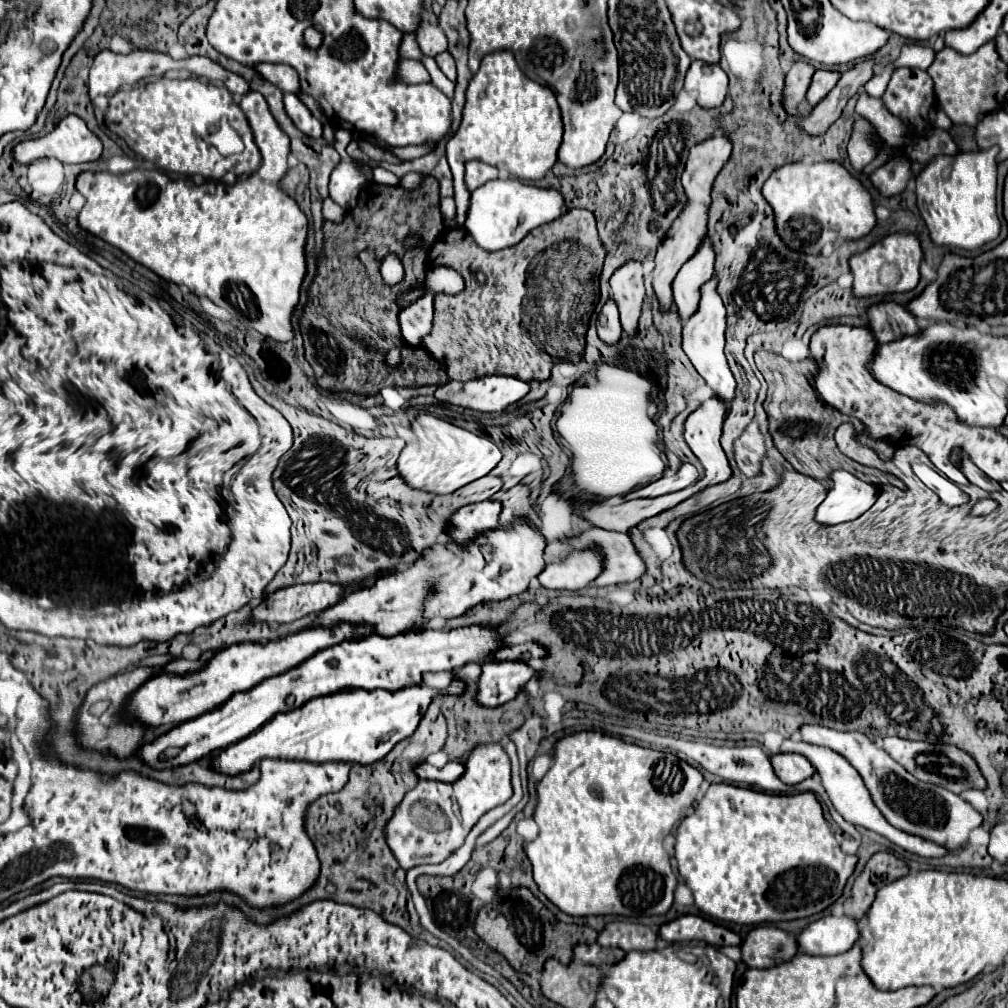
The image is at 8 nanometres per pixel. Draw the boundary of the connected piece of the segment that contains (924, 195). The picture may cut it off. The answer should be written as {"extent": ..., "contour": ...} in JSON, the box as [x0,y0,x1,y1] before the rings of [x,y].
{"extent":[916,147,1000,251],"contour":[[[996,147],[988,151],[980,149],[978,153],[958,153],[954,157],[940,155],[932,159],[916,177],[918,209],[934,245],[972,251],[994,241],[1000,235],[1000,219],[996,213],[996,155],[998,155]]]}

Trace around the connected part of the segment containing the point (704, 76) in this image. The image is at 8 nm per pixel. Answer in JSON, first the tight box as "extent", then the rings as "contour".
{"extent":[686,61,728,109],"contour":[[[692,61],[686,73],[686,91],[696,93],[696,103],[704,109],[720,107],[728,93],[728,75],[720,65]]]}

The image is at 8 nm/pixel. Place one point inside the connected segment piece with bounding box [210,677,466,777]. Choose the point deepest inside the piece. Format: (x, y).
(361, 727)

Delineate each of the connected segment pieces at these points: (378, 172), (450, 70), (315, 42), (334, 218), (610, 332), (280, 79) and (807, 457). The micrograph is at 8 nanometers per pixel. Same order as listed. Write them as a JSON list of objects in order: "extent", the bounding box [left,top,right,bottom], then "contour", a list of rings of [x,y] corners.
[{"extent":[374,169,398,185],"contour":[[[374,169],[374,181],[376,183],[382,183],[382,185],[396,185],[398,183],[398,177],[392,175],[390,171],[384,171],[384,169]]]},{"extent":[434,51,456,83],"contour":[[[444,51],[444,53],[436,55],[434,59],[436,59],[438,67],[442,69],[442,73],[444,73],[452,83],[456,83],[456,67],[454,67],[454,59],[452,59],[452,55],[450,55],[448,51]]]},{"extent":[304,27,322,49],"contour":[[[308,27],[304,31],[304,43],[306,43],[308,49],[318,49],[322,45],[322,33],[314,27]]]},{"extent":[322,197,346,223],"contour":[[[326,197],[326,199],[324,199],[322,213],[324,213],[324,217],[326,217],[328,221],[332,221],[332,223],[342,223],[342,221],[344,221],[344,213],[346,213],[346,211],[344,211],[338,203],[334,203],[330,197]]]},{"extent":[598,299,622,345],"contour":[[[610,299],[600,315],[598,315],[598,337],[602,343],[606,345],[616,345],[622,337],[622,327],[620,327],[620,319],[618,319],[618,309],[616,309],[616,303]]]},{"extent":[254,63,298,93],"contour":[[[256,63],[254,69],[272,85],[280,87],[284,93],[298,93],[298,75],[288,65],[276,65],[276,63]]]},{"extent":[754,351,906,489],"contour":[[[756,351],[754,361],[756,361],[756,367],[760,369],[760,373],[764,375],[768,387],[772,387],[768,399],[764,401],[764,409],[770,419],[770,433],[774,437],[776,447],[786,455],[786,459],[792,463],[792,467],[798,473],[804,473],[808,477],[822,481],[822,479],[830,479],[832,471],[844,469],[872,485],[894,485],[898,489],[906,489],[906,485],[898,477],[894,477],[890,473],[882,473],[878,469],[864,467],[860,463],[854,463],[852,459],[848,459],[846,455],[840,453],[840,449],[836,447],[836,441],[834,441],[834,433],[842,423],[854,425],[856,419],[842,415],[838,409],[830,407],[828,403],[824,403],[818,397],[814,385],[812,385],[812,379],[818,373],[818,365],[812,359],[790,363],[776,353]]]}]

